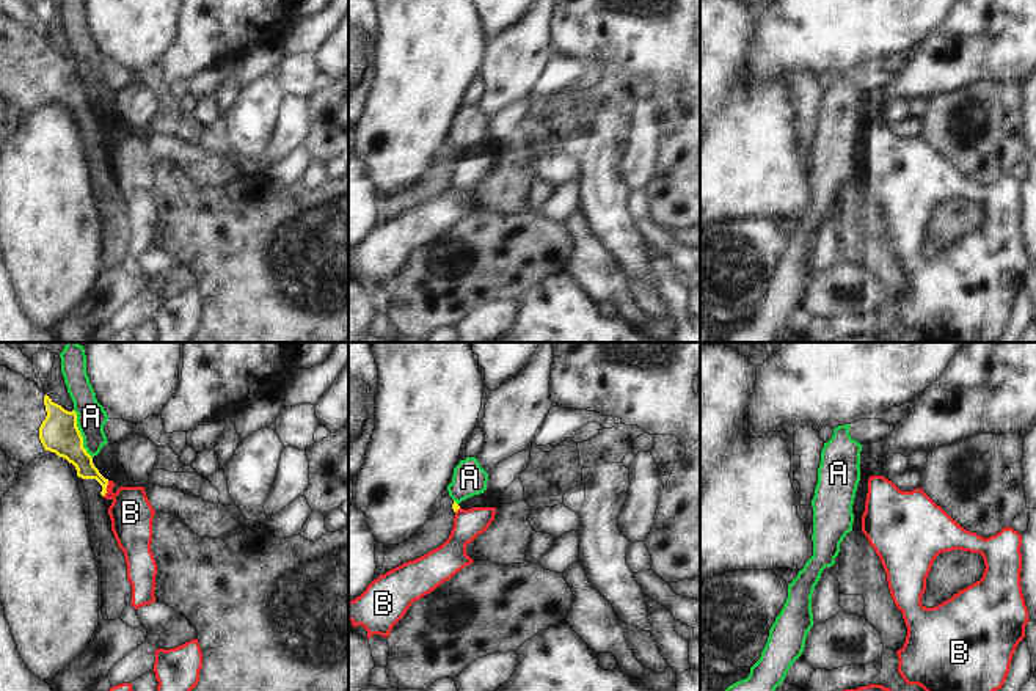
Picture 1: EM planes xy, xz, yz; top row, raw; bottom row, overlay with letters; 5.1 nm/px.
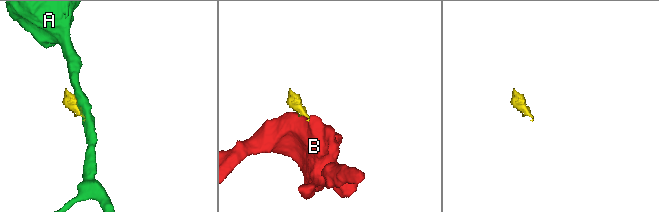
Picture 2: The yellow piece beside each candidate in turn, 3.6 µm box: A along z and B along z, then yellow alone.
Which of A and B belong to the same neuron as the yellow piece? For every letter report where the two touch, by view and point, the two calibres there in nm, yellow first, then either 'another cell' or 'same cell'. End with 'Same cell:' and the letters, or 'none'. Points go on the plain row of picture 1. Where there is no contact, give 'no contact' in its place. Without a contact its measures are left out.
A: xy (80, 82) | 200/150 nm | another cell
B: xy (105, 137) | 110/220 nm | another cell
Same cell: none

